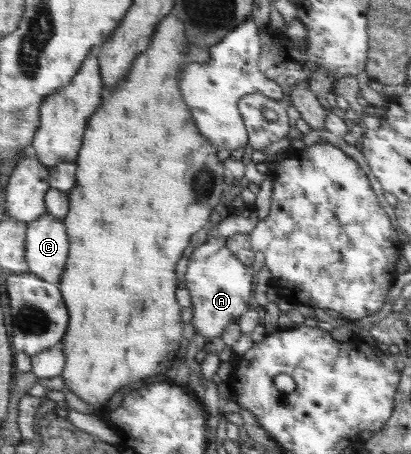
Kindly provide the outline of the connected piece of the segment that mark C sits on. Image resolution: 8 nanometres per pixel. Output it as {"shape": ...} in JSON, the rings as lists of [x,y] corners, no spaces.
{"shape":[[[46,212],[28,224],[25,259],[29,272],[52,284],[60,284],[69,258],[69,234],[64,221]]]}

